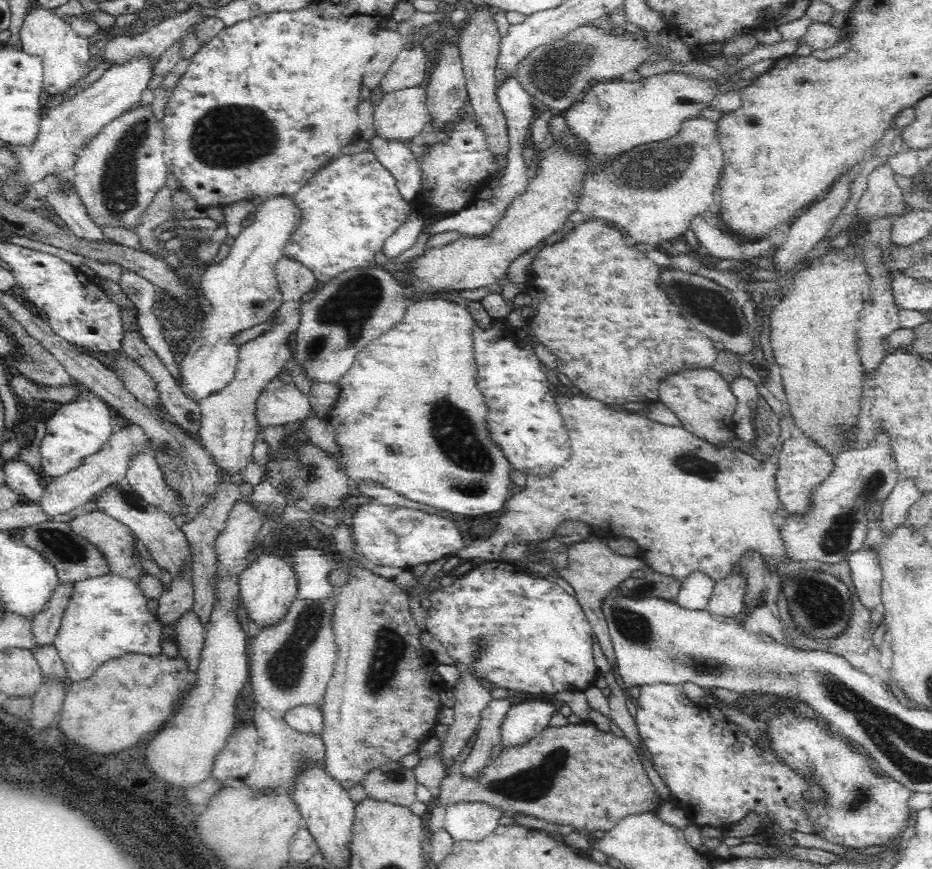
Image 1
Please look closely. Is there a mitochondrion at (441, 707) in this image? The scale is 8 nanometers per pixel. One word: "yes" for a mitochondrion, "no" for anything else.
no

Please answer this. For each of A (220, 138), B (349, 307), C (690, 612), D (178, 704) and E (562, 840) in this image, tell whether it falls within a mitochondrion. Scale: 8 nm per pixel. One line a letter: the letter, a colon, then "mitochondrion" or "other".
A: mitochondrion
B: mitochondrion
C: other
D: other
E: other

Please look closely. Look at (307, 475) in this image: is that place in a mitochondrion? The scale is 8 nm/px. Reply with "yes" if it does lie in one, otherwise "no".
yes

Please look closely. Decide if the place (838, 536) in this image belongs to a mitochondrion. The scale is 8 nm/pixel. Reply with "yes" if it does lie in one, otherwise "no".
yes

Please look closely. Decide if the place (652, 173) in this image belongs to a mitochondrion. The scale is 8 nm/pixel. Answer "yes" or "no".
yes

